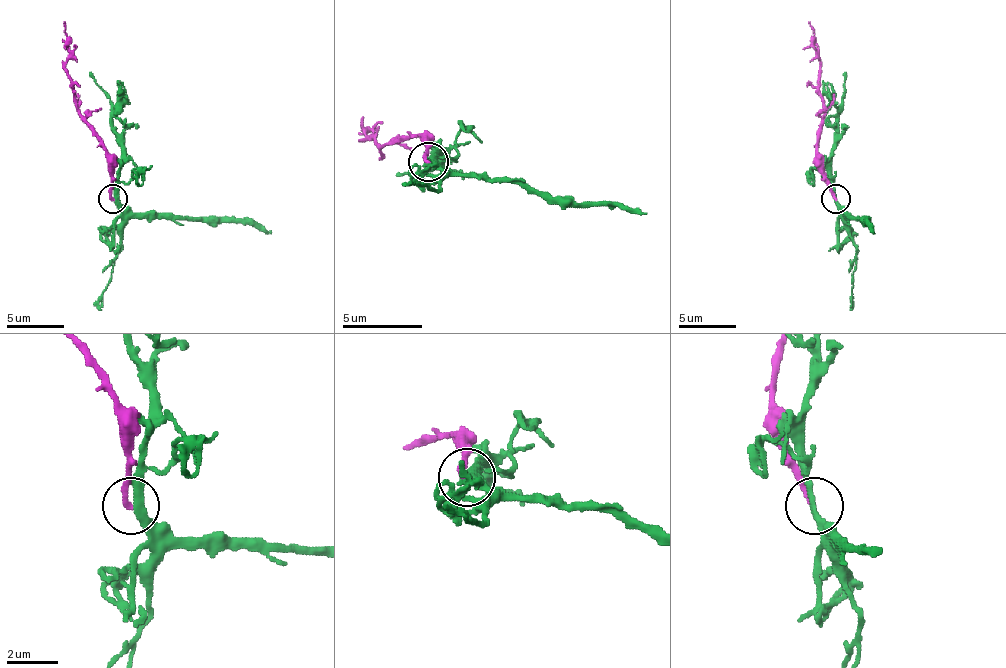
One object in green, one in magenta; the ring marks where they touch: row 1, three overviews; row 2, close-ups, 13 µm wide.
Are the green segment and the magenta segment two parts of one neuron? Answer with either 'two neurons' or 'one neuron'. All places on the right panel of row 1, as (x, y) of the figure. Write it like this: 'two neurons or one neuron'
two neurons

